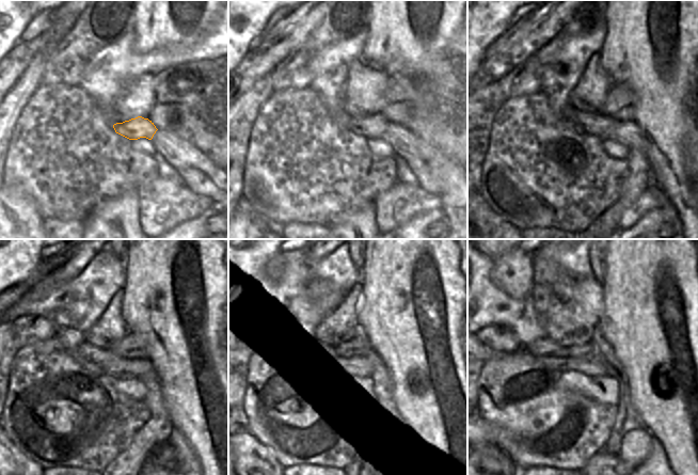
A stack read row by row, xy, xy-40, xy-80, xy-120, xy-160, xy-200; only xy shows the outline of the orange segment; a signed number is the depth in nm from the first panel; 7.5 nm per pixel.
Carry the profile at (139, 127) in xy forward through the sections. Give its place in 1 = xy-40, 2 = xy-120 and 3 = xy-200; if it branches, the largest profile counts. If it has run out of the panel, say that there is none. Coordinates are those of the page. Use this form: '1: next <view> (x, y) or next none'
1: next xy-40 (371, 127)
2: next xy-120 (97, 361)
3: next xy-200 (541, 347)

